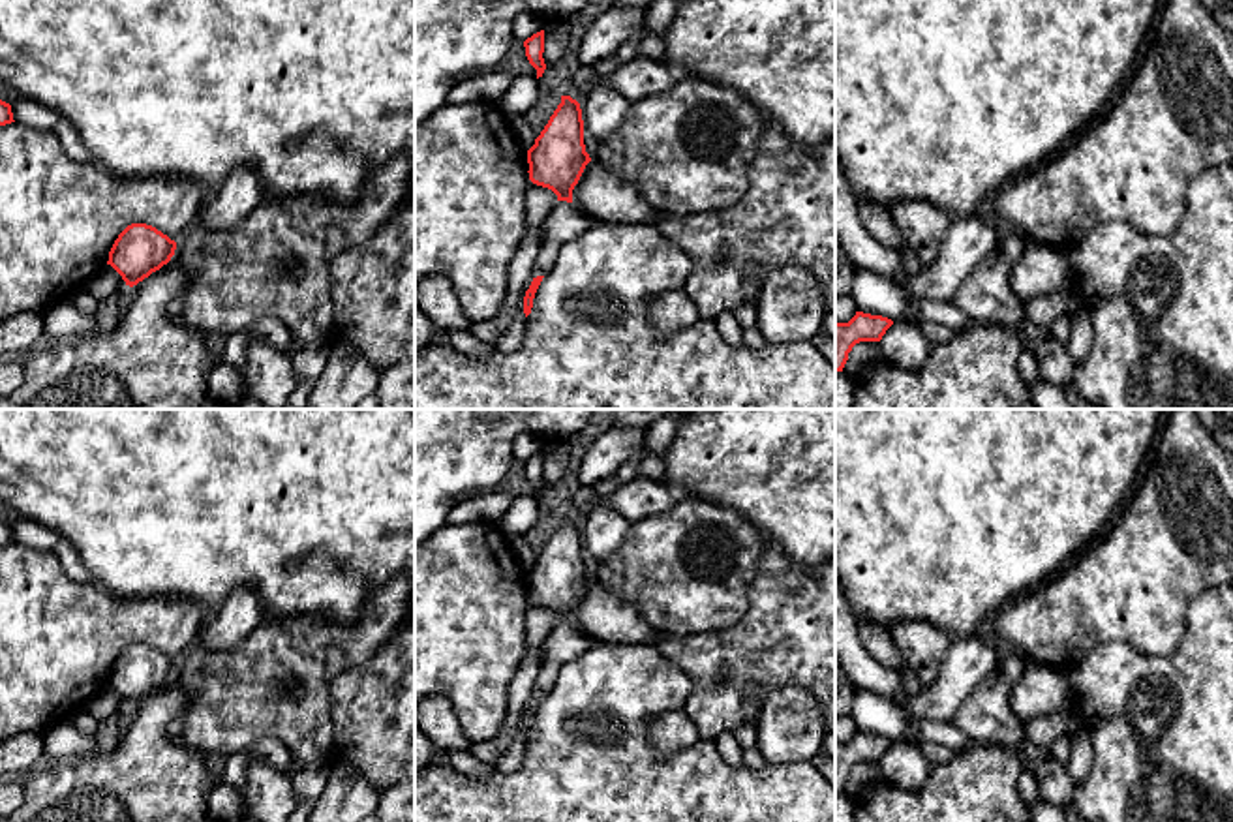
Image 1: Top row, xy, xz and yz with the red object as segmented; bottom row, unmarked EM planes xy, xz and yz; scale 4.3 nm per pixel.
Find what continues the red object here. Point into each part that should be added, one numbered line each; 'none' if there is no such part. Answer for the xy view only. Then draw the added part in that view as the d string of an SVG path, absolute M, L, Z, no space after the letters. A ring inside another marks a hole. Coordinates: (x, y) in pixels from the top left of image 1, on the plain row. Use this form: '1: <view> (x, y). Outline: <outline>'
none

